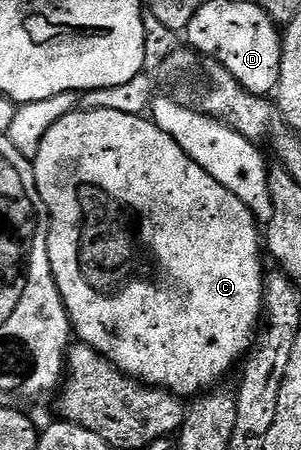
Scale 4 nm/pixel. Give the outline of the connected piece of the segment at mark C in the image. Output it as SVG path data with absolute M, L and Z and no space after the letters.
M97 108L94 111L76 109L47 129L38 155L31 161L35 185L39 189L49 228L49 260L51 273L57 282L63 305L76 338L106 356L125 375L152 387L168 388L180 397L200 396L217 383L233 366L248 356L259 335L265 305L267 271L261 268L263 235L249 207L231 193L207 169L200 167L170 135L163 133L152 118L144 114L116 112L115 109Z

